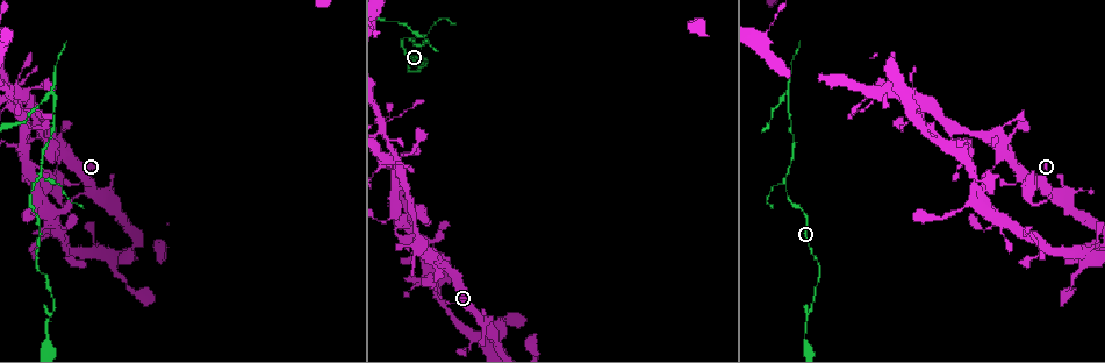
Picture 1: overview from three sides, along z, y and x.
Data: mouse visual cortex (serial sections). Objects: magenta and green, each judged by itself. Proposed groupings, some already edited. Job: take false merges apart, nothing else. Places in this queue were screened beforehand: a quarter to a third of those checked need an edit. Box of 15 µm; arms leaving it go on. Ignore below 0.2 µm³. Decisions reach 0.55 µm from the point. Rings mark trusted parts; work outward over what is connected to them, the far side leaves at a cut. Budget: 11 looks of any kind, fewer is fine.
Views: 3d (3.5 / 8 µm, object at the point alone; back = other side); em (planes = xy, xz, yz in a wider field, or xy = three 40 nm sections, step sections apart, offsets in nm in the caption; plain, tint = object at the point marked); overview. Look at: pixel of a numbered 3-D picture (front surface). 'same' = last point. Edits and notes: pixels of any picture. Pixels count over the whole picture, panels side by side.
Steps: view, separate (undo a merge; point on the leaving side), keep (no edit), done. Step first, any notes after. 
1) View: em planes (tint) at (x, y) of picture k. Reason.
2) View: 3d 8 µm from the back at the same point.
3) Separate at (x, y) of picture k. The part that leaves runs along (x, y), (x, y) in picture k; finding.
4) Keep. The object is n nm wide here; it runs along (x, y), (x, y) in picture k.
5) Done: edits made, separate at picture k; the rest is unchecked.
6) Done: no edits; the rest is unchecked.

View: 3d 3.5 µm from the back at (34, 190) of picture 1. Thin neck.

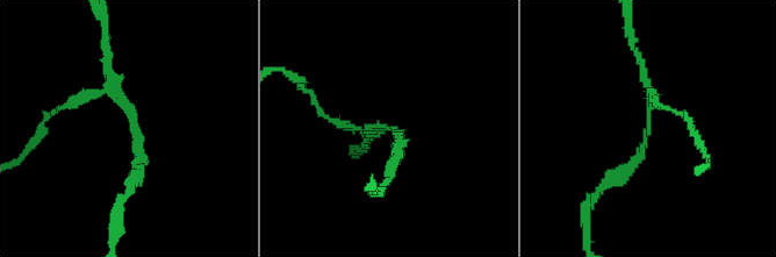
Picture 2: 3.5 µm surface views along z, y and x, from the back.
View: em xy step 3 (tint) at (391, 130) of picture 2. The arms are 150, 200 nm wide.

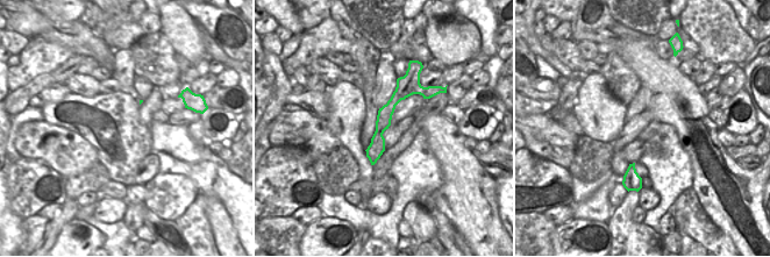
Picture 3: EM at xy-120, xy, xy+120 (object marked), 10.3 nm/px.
Keep. It runs along (403, 80), (372, 159) in picture 3; all the same cell.

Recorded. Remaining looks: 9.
View: 3d 3.5 µm at (52, 93) of picture 1. Sharp bend.

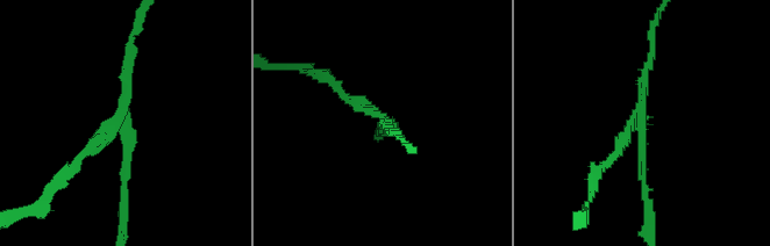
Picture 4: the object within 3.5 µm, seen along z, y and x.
View: em xy step 2 (tint) at (641, 126) of picture 4.

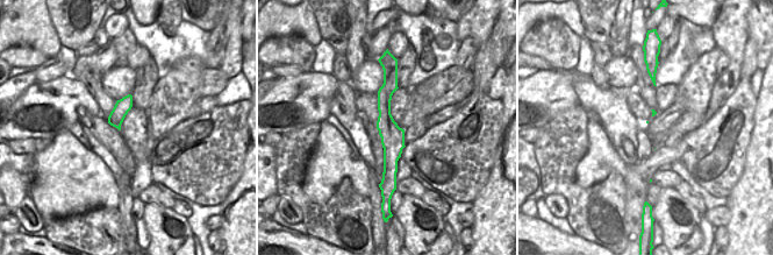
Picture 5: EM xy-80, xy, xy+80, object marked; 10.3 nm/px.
Separate at (86, 152) of picture 4. Two cells meet here.

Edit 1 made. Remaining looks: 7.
View: overview. Redraw.

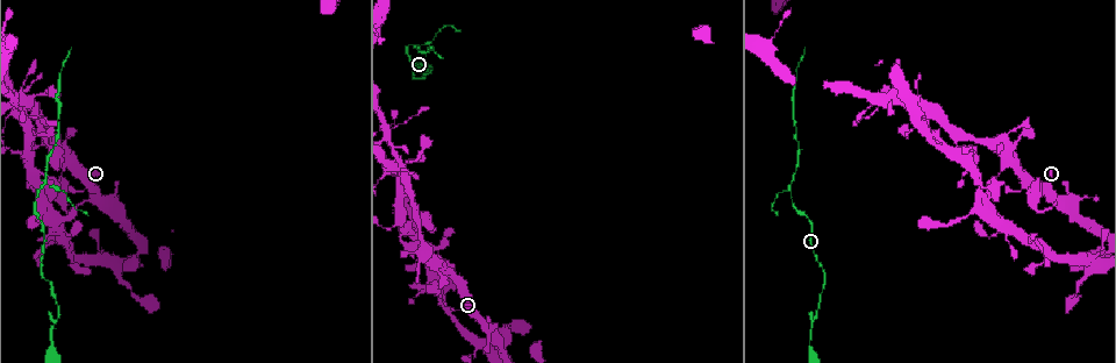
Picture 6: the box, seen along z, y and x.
View: 3d 3.5 µm at (441, 261) of picture 6. Thin arm on a thick one.

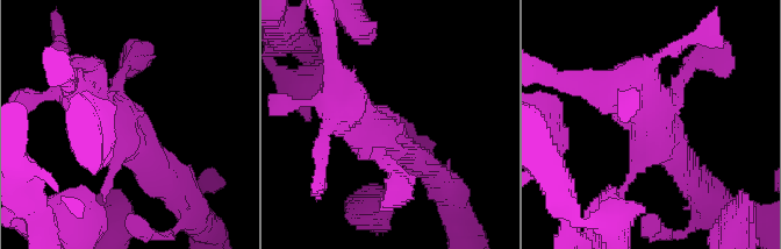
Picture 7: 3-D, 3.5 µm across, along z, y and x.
View: em xy step 5 (tint) at (650, 145) of picture 7.

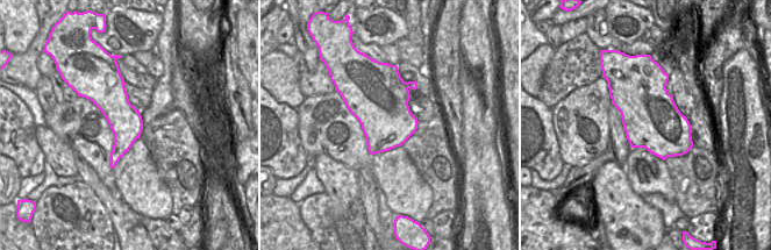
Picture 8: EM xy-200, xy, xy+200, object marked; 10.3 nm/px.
Keep. It runs along (171, 186), (78, 90) in picture 7; continuous, no second cell.

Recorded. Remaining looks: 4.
View: em xy step 3 (tint) at (397, 222) of picture 6. Narrows sharply.

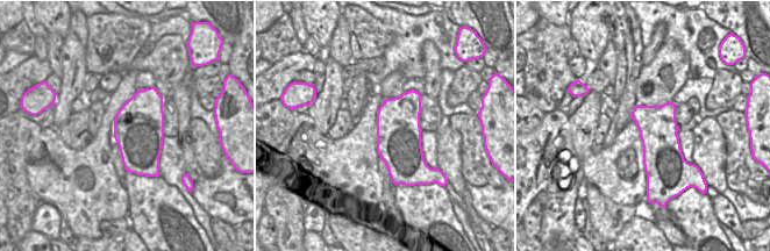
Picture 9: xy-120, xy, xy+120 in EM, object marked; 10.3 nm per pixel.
View: 3d 3.5 µm at the same point.

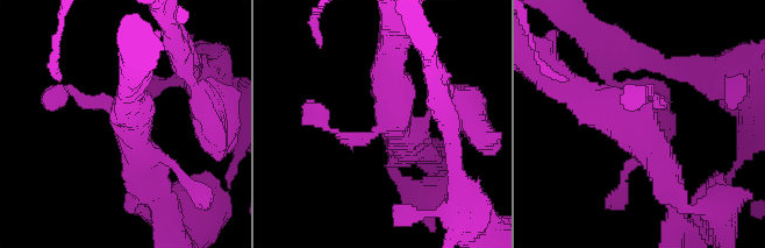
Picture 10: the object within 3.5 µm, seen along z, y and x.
Keep. It runs along (564, 83), (621, 115), (665, 186) in picture 10; one cell here.

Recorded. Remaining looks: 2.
View: 3d 3.5 µm at (918, 103) of picture 6. Sharp bend.

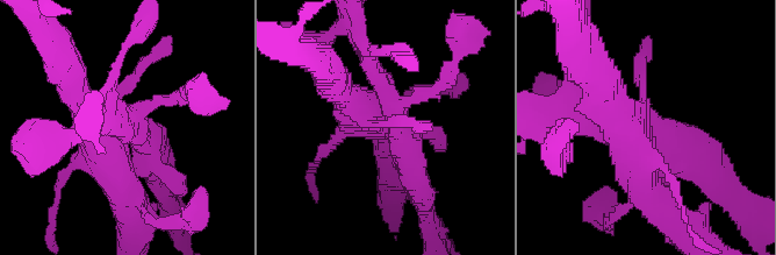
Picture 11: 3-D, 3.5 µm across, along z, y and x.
View: em xy step 5 (tint) at (137, 130) of picture 11. Now the EM.

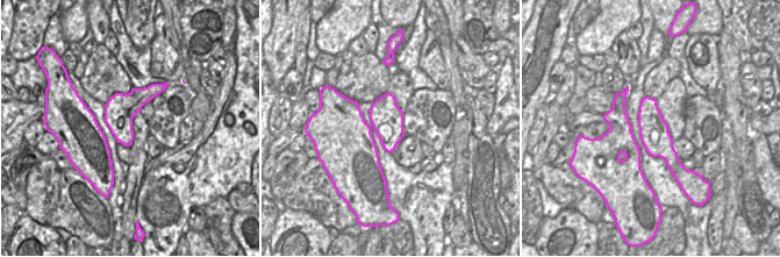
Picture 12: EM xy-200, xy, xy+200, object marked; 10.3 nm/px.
Keep. It runs along (606, 116), (635, 147), (658, 144), (678, 164) in picture 12; all the same cell.

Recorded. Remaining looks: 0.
Done: edits made, separate at picture 4; the rest is unchecked.

